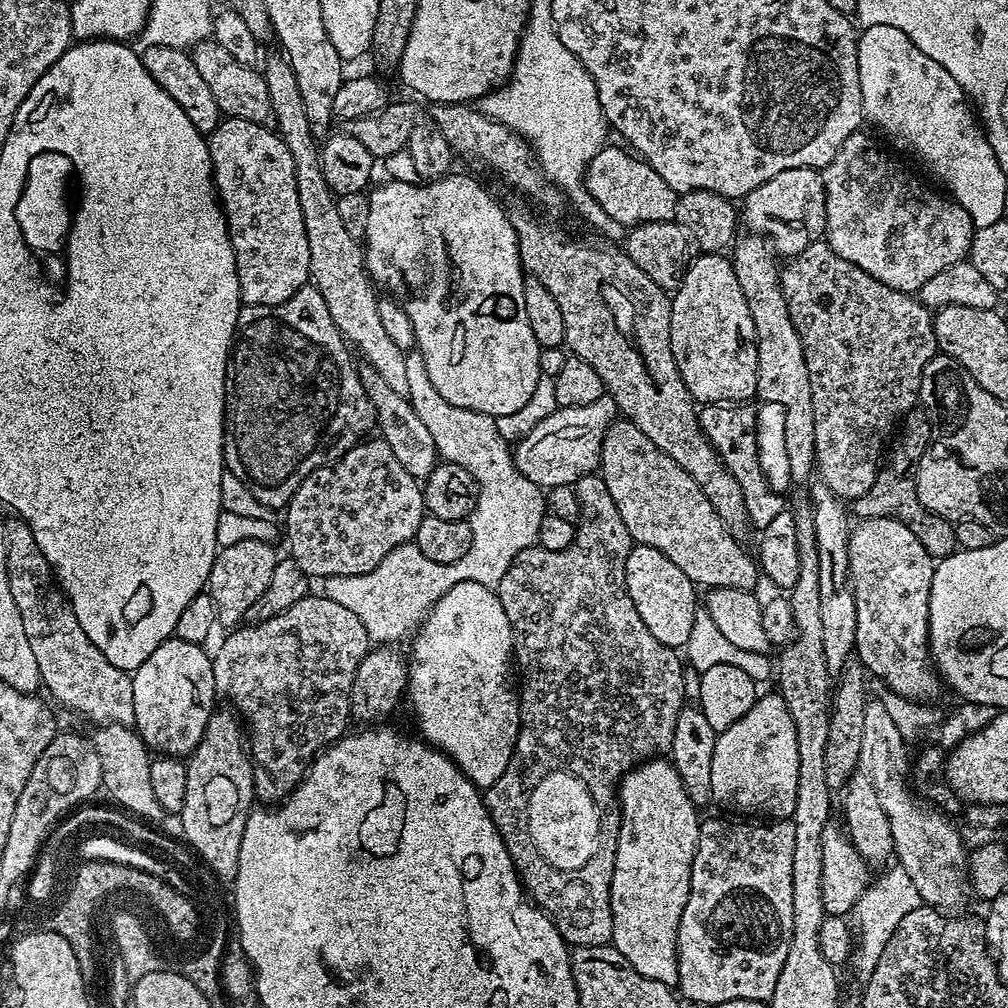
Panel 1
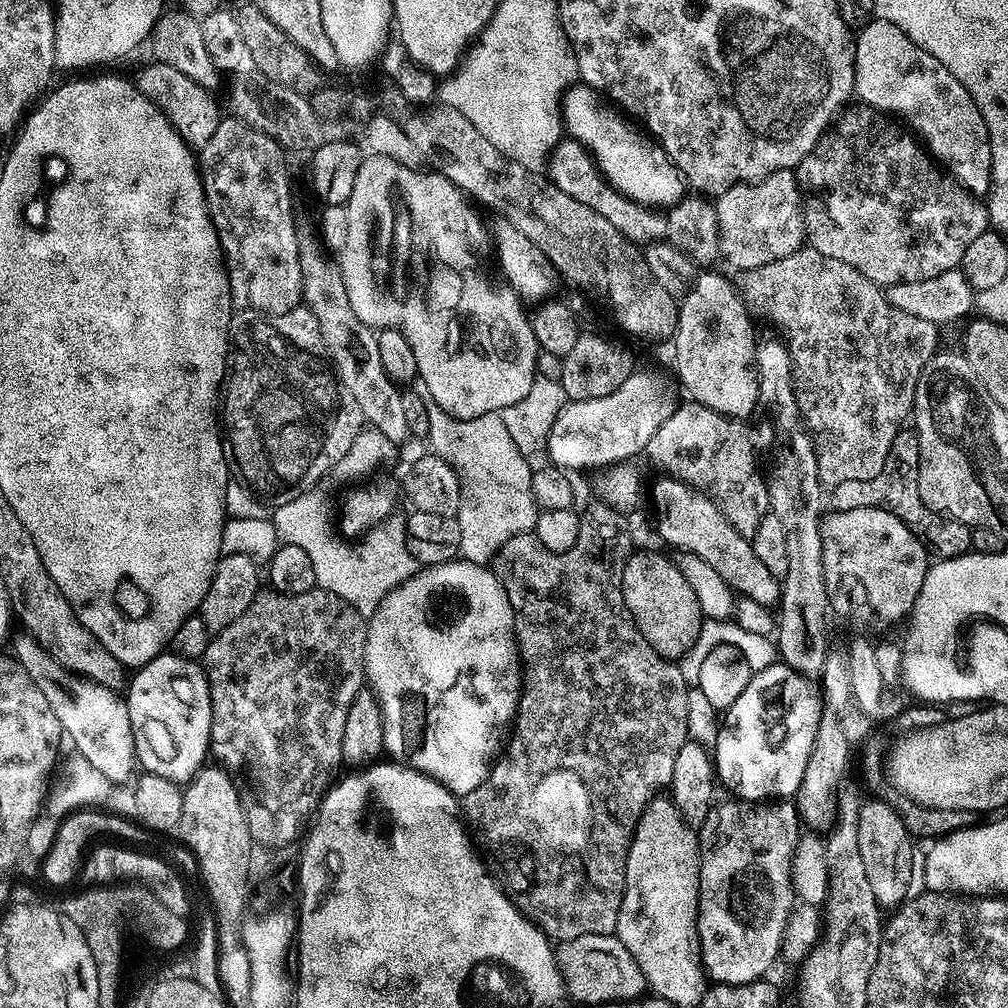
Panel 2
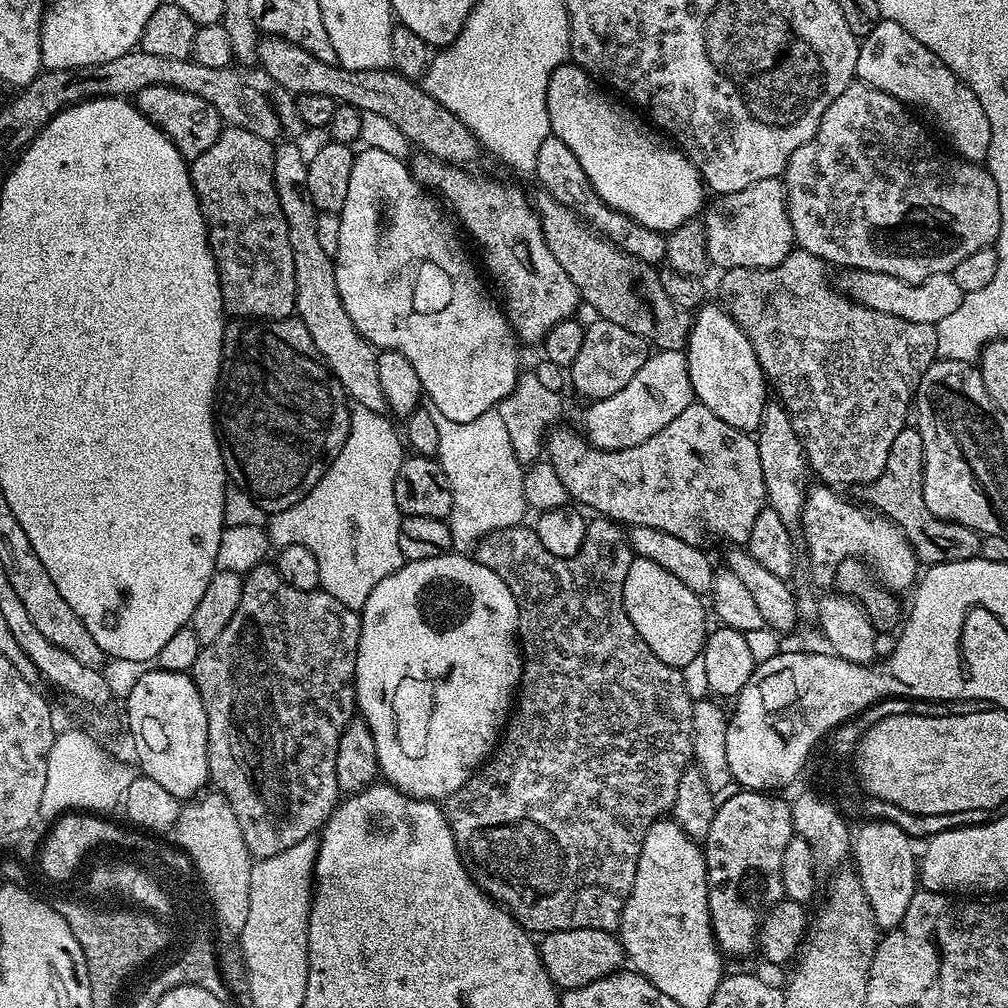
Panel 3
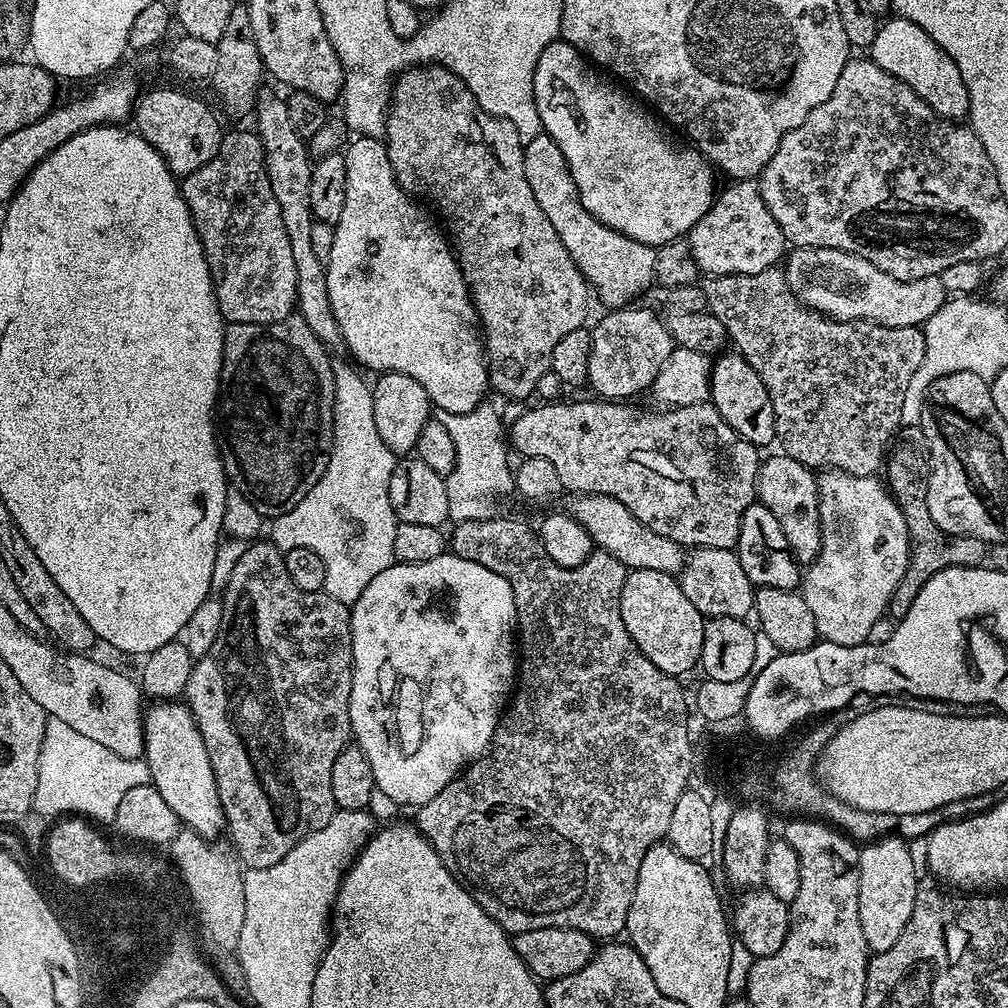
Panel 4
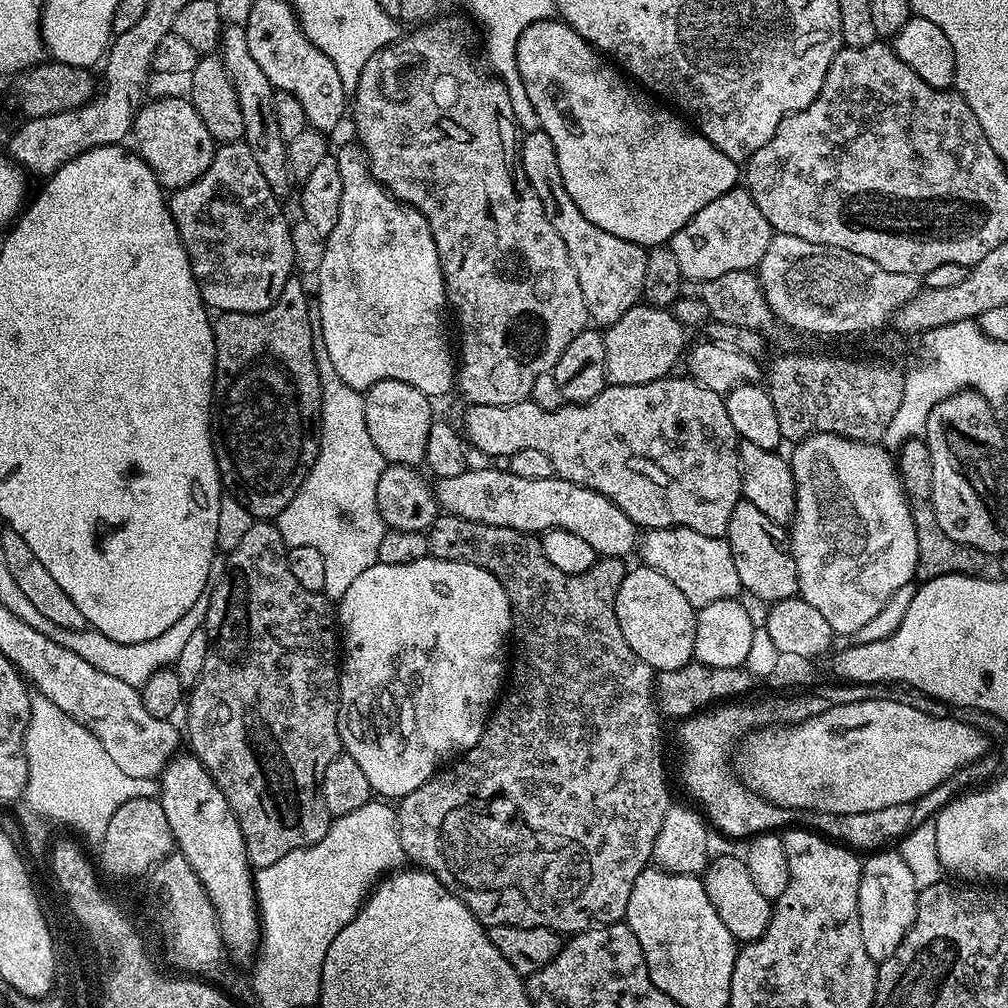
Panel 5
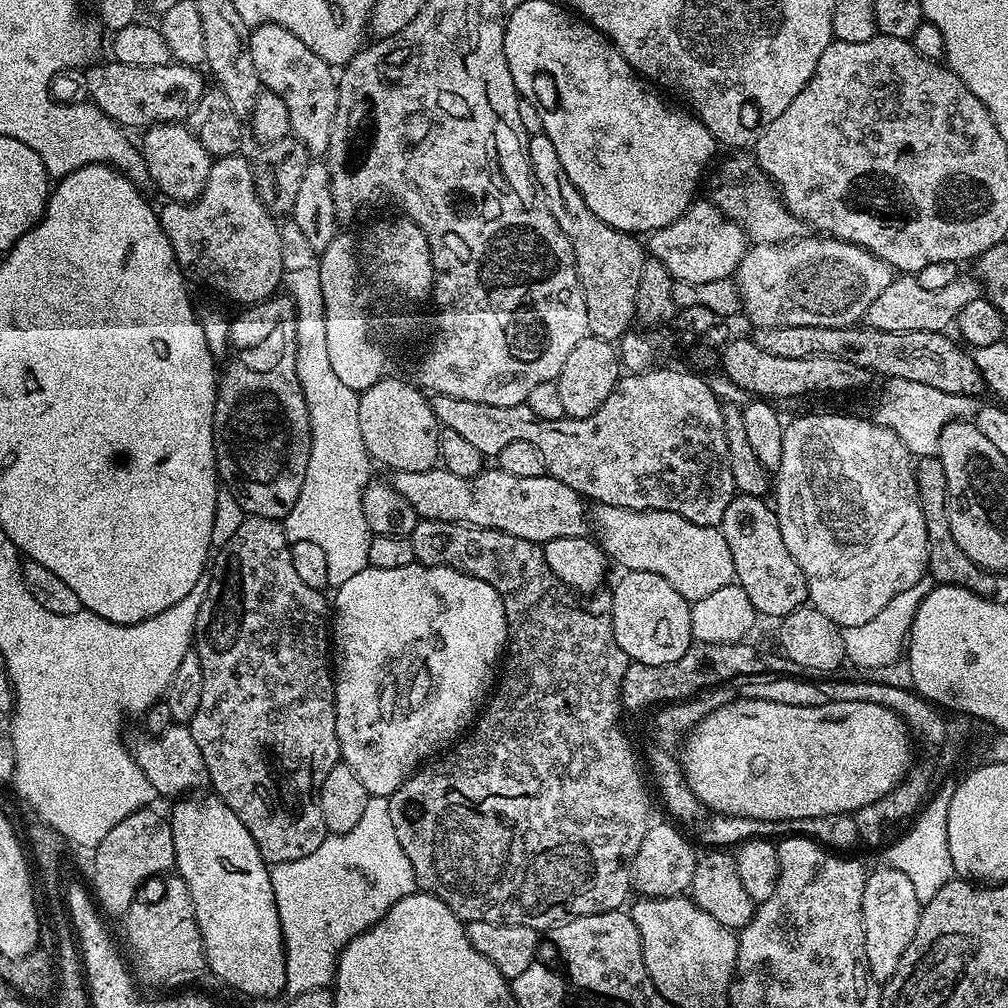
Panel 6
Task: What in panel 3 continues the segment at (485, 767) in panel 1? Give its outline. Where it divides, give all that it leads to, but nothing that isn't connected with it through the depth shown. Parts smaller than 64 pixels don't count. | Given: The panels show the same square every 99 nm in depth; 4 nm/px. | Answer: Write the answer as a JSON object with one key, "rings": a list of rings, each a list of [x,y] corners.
{"rings":[[[449,554],[425,560],[409,560],[390,578],[382,578],[370,598],[366,598],[360,614],[360,641],[356,659],[356,707],[359,715],[370,726],[374,734],[374,747],[378,749],[378,762],[383,779],[392,787],[419,800],[447,801],[472,777],[472,773],[481,767],[493,755],[498,737],[508,722],[514,707],[514,691],[519,687],[523,672],[522,650],[519,646],[519,625],[516,599],[510,594],[510,586],[494,574],[485,564],[480,564],[471,555],[456,556]]]}

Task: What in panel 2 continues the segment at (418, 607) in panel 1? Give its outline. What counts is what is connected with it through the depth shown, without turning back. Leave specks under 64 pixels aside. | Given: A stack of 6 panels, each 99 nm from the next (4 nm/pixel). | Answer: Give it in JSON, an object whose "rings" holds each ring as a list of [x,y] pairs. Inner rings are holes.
{"rings":[[[428,397],[424,399],[424,406],[430,423],[430,430],[426,437],[427,443],[430,442],[431,448],[429,449],[451,465],[460,479],[462,498],[459,499],[457,520],[463,538],[461,557],[472,564],[487,565],[490,554],[498,551],[507,540],[520,538],[523,532],[531,533],[535,529],[538,509],[532,493],[533,465],[528,465],[529,457],[518,450],[513,439],[510,438],[509,431],[504,428],[499,415],[484,414],[479,419],[460,420],[446,414],[437,403]],[[476,427],[483,432],[480,438],[473,438],[473,431]],[[304,492],[294,498],[294,502],[277,504],[272,508],[271,521],[279,543],[302,546],[302,550],[310,554],[317,588],[342,598],[362,614],[371,614],[395,588],[418,571],[416,559],[406,546],[403,527],[399,523],[381,522],[363,537],[365,540],[357,548],[351,548],[342,537],[336,536],[328,504],[319,492]]]}

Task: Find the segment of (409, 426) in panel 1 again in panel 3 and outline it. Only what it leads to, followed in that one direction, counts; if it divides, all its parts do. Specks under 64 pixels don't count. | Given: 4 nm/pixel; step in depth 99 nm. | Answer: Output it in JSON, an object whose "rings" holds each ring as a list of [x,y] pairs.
{"rings":[[[280,142],[274,148],[274,186],[278,190],[278,202],[282,206],[282,218],[286,218],[286,230],[290,234],[290,250],[294,254],[294,286],[296,287],[295,315],[310,330],[318,354],[328,363],[328,369],[344,387],[345,393],[359,407],[383,413],[388,407],[378,382],[377,349],[350,322],[346,306],[338,294],[336,261],[326,254],[318,242],[318,212],[310,198],[310,186],[306,186],[309,157],[304,156],[296,142]]]}

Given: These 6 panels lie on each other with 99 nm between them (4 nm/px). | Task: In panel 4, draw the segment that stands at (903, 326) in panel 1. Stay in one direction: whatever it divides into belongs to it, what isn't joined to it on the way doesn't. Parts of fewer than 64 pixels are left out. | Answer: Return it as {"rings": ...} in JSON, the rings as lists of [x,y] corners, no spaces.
{"rings":[[[779,267],[767,268],[758,274],[734,274],[733,276],[714,276],[703,281],[702,287],[706,294],[706,302],[708,303],[708,311],[714,314],[714,318],[718,318],[718,322],[722,322],[722,326],[726,326],[729,341],[734,345],[735,351],[743,356],[744,361],[750,366],[754,366],[754,374],[758,374],[758,378],[762,378],[762,386],[766,386],[766,394],[770,394],[770,406],[774,406],[774,422],[776,423],[776,440],[781,444],[783,455],[794,458],[798,462],[802,462],[808,468],[813,470],[827,470],[836,468],[839,472],[846,474],[854,474],[855,476],[870,476],[879,473],[882,465],[886,460],[886,453],[889,451],[890,445],[901,427],[900,419],[902,418],[902,402],[906,398],[906,386],[910,386],[910,378],[914,378],[914,374],[918,370],[918,366],[922,366],[922,354],[926,354],[926,342],[924,341],[924,333],[919,327],[903,328],[902,326],[886,326],[885,324],[876,324],[872,320],[831,320],[829,316],[824,316],[820,312],[816,312],[812,308],[807,308],[796,295],[790,290],[790,286],[786,282],[783,271]]]}

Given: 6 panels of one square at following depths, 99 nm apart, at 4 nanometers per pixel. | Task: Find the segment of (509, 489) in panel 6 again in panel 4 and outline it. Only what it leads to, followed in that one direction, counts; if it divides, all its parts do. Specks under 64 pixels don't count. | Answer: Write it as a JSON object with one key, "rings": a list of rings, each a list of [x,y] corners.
{"rings":[[[576,494],[569,500],[572,501],[566,505],[568,515],[582,524],[599,551],[618,558],[618,562],[622,562],[625,568],[676,574],[684,567],[686,549],[678,542],[670,542],[670,538],[662,538],[662,534],[650,530],[650,526],[638,522],[638,518],[634,518],[634,514],[630,514],[630,510],[622,506],[622,502],[600,494]]]}

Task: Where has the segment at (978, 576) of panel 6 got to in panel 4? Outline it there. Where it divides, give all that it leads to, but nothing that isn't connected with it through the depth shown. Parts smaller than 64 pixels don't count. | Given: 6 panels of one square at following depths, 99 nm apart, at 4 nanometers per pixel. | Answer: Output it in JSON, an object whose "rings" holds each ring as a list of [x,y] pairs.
{"rings":[[[905,424],[897,431],[886,456],[886,487],[898,502],[898,510],[902,510],[902,518],[906,518],[908,531],[908,565],[906,574],[902,574],[902,582],[898,582],[898,590],[890,594],[887,615],[899,622],[910,610],[914,598],[918,598],[918,590],[926,586],[934,574],[947,568],[978,568],[987,561],[988,545],[973,536],[955,536],[938,526],[934,518],[930,518],[930,502],[928,501],[928,483],[932,473],[930,462],[930,446],[926,442],[926,434],[919,424]]]}

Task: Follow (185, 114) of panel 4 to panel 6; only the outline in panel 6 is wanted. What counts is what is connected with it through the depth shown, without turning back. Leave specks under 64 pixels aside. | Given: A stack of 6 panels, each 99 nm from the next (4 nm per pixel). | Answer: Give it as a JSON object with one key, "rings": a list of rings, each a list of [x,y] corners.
{"rings":[[[187,123],[153,124],[143,133],[142,155],[148,168],[148,179],[158,191],[172,202],[191,202],[202,194],[210,178],[213,157],[198,142]]]}

